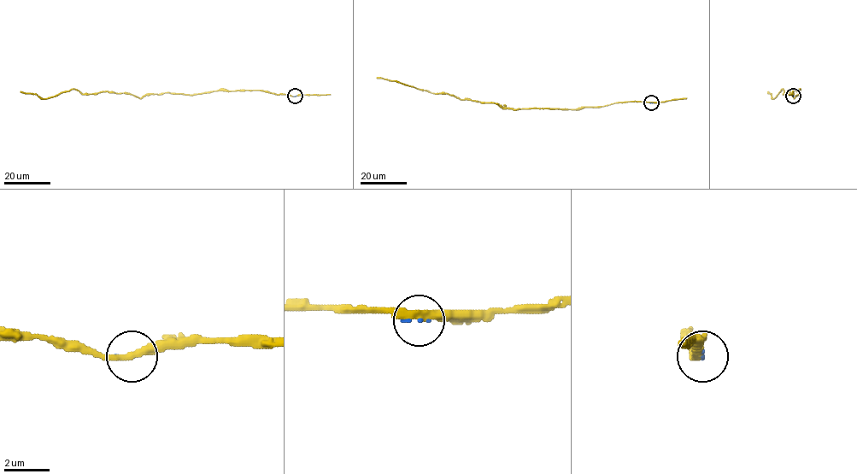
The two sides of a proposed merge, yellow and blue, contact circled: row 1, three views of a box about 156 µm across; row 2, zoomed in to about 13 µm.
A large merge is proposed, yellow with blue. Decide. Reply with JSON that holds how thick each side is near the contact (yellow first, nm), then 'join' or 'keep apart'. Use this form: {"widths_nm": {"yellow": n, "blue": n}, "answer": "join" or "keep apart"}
{"widths_nm": {"yellow": 360, "blue": 170}, "answer": "join"}

